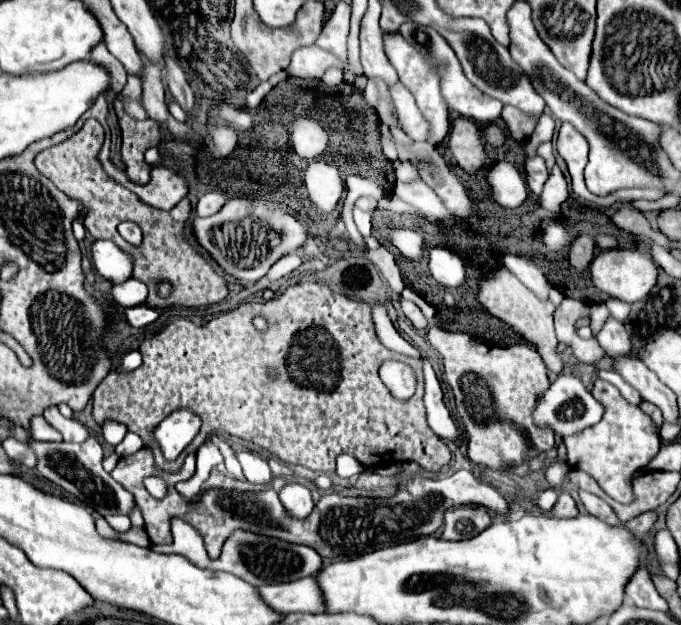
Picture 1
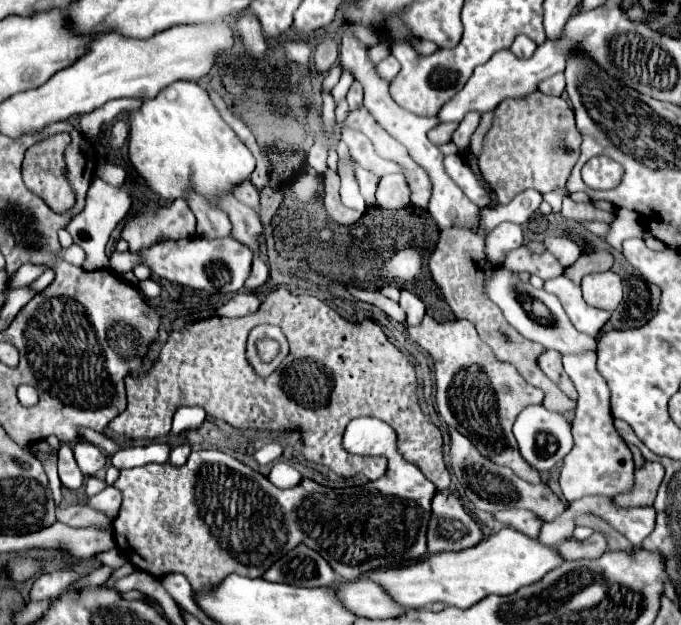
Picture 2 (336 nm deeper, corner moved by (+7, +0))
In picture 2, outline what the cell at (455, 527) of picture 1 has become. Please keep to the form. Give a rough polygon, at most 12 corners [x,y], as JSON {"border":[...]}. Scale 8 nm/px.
{"border":[[459,496],[431,500],[427,554],[483,540]]}

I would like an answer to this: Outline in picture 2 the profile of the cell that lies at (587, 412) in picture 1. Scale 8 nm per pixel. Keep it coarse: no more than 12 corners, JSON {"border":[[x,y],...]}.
{"border":[[541,406],[513,426],[519,454],[537,472],[573,448],[571,424]]}

